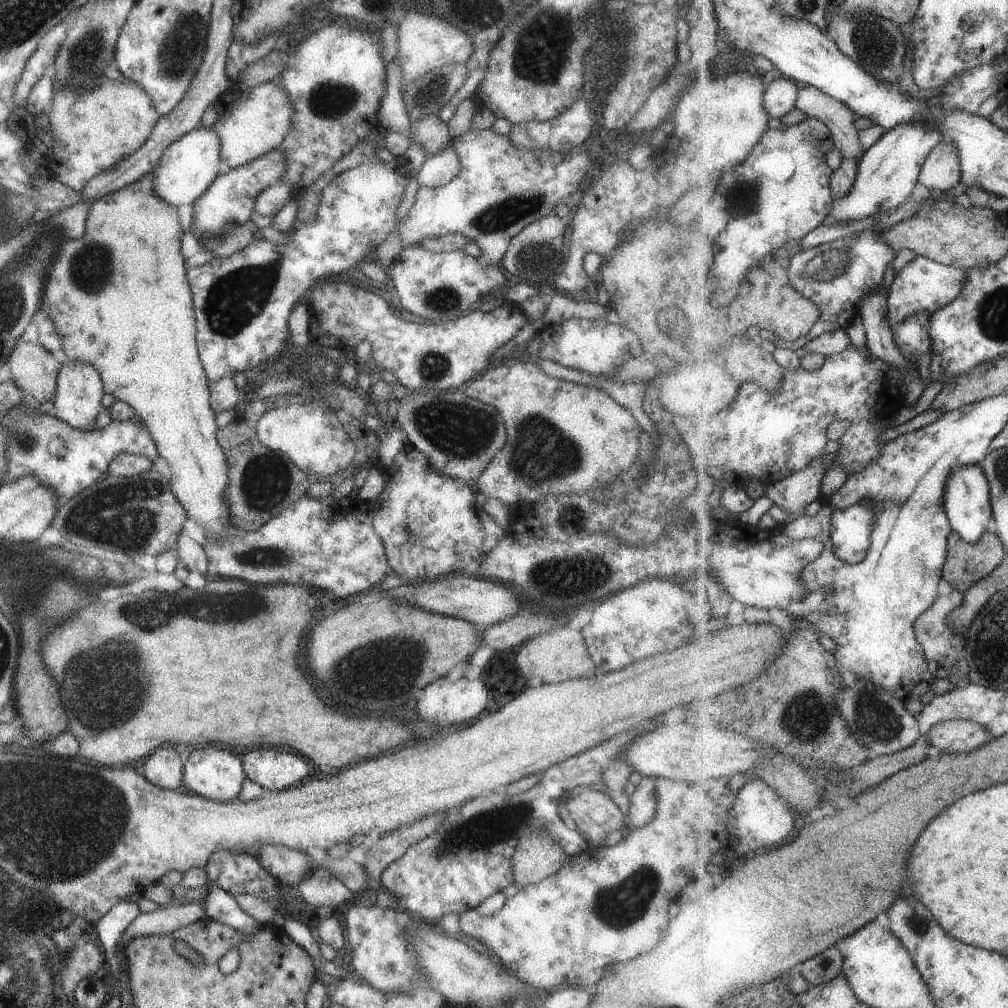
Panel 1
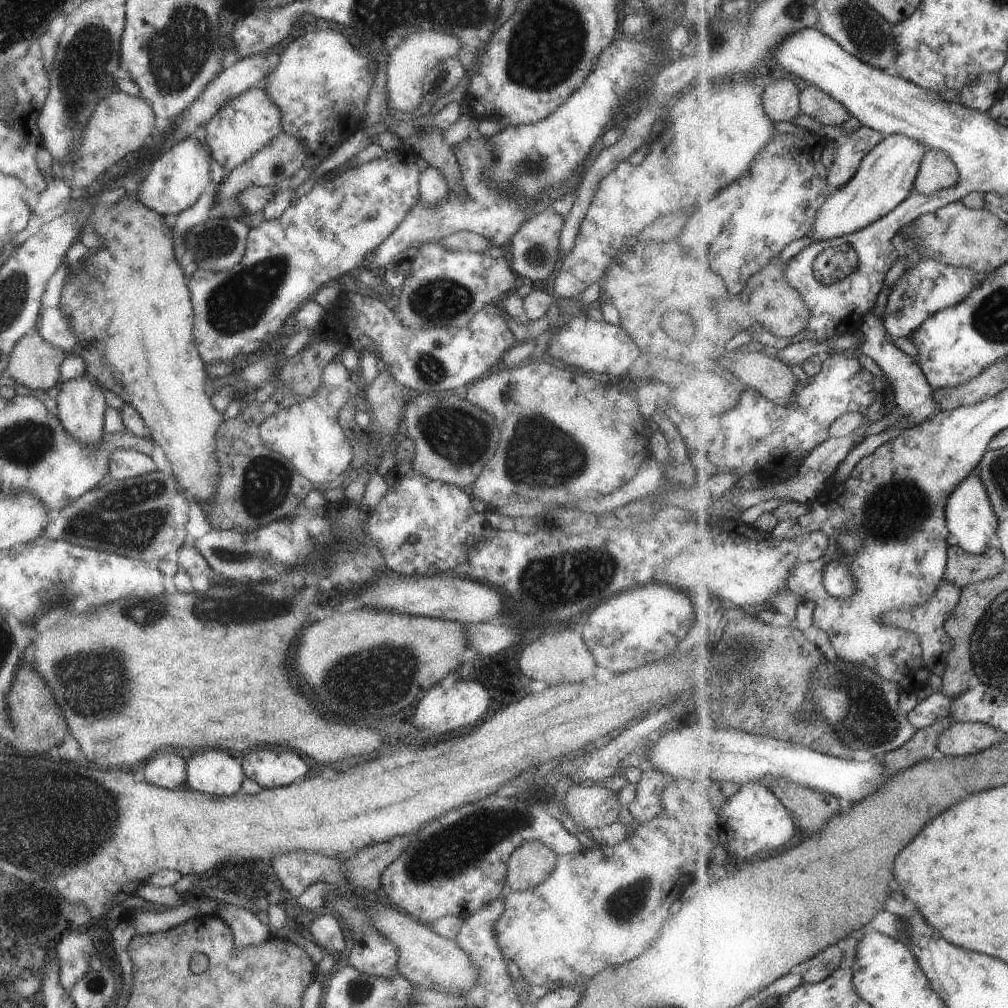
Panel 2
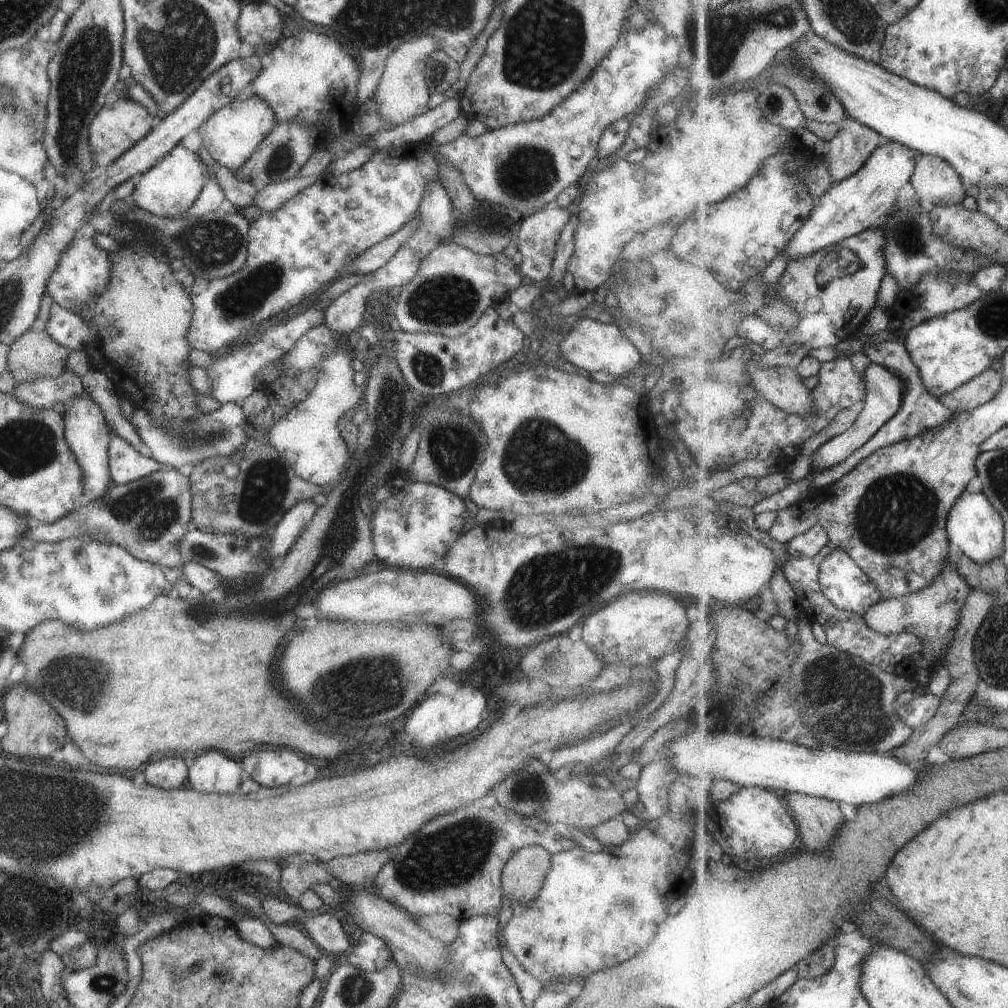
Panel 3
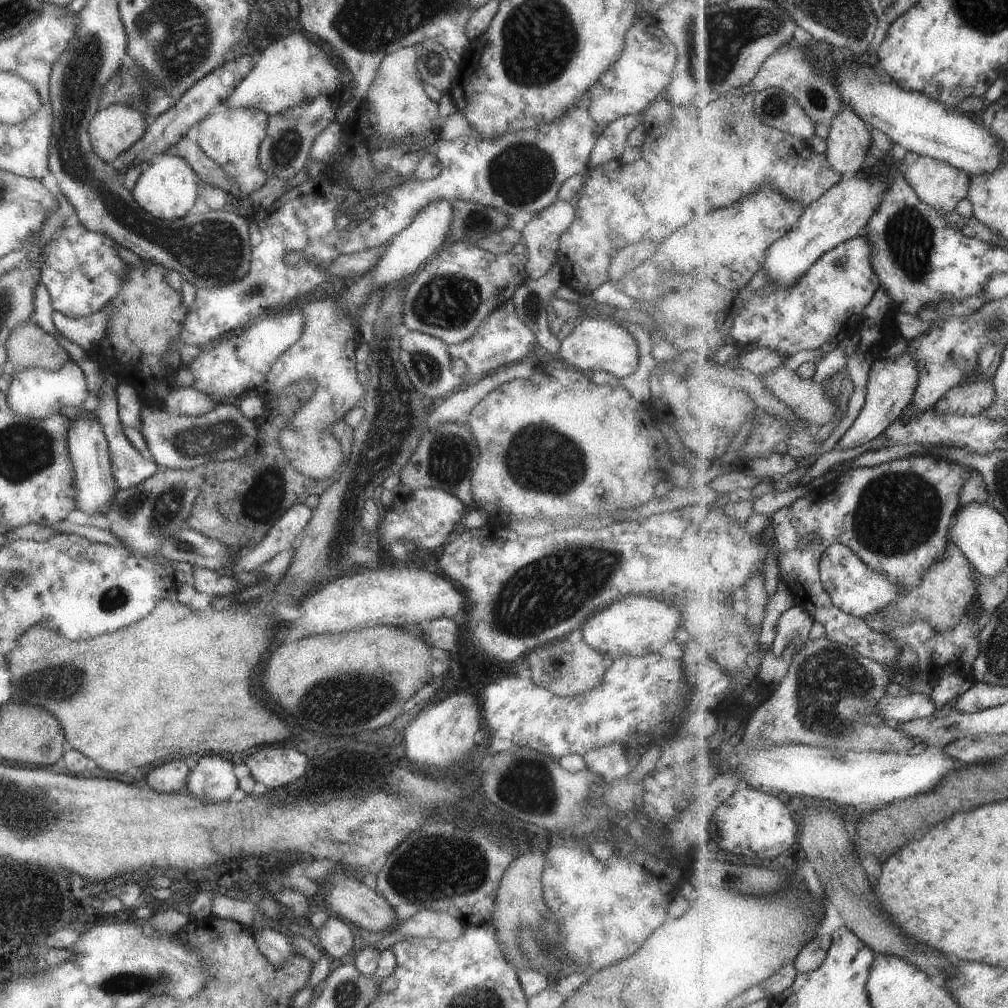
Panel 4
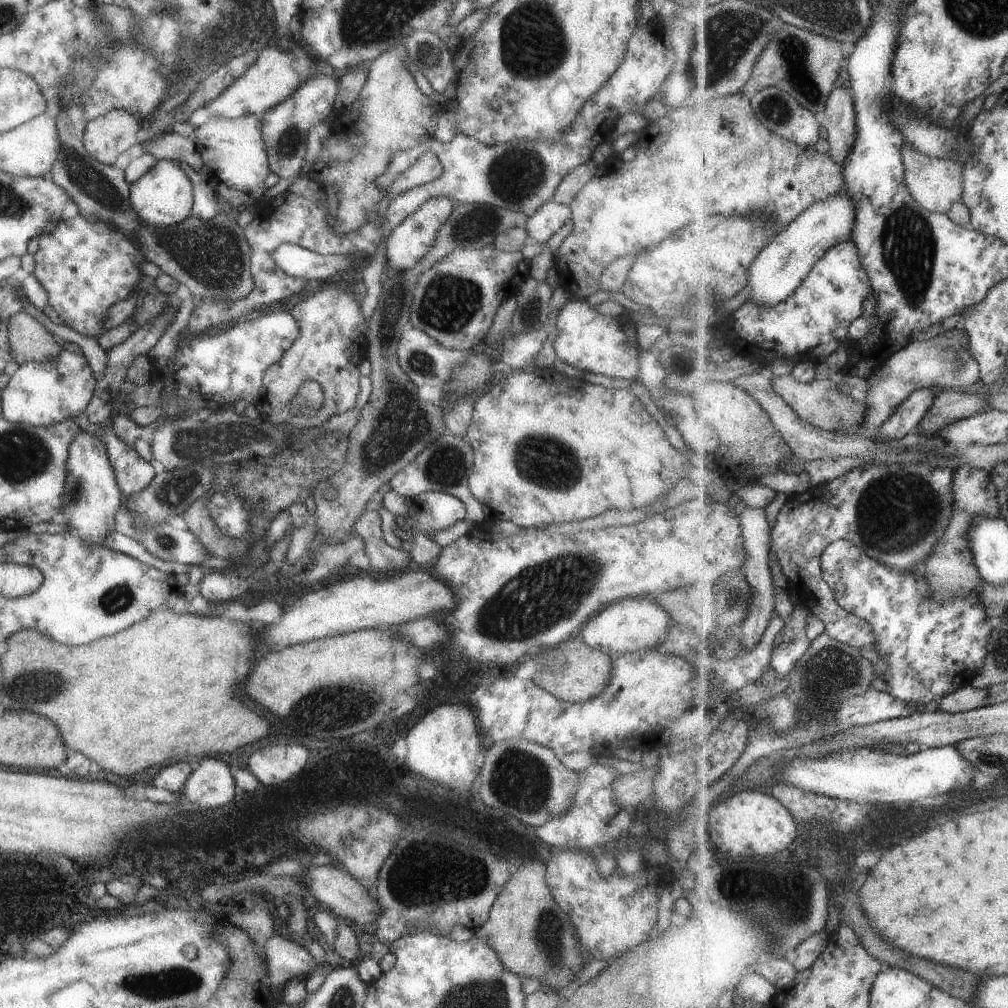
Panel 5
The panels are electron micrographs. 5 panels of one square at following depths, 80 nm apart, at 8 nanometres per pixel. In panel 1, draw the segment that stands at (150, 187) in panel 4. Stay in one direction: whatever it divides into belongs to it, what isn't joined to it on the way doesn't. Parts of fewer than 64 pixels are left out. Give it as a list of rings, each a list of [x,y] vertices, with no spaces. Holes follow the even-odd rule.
[[[195,127],[174,140],[156,160],[149,176],[152,193],[165,201],[166,205],[177,208],[193,204],[210,187],[214,178],[219,175],[220,144],[216,134],[204,127]]]

